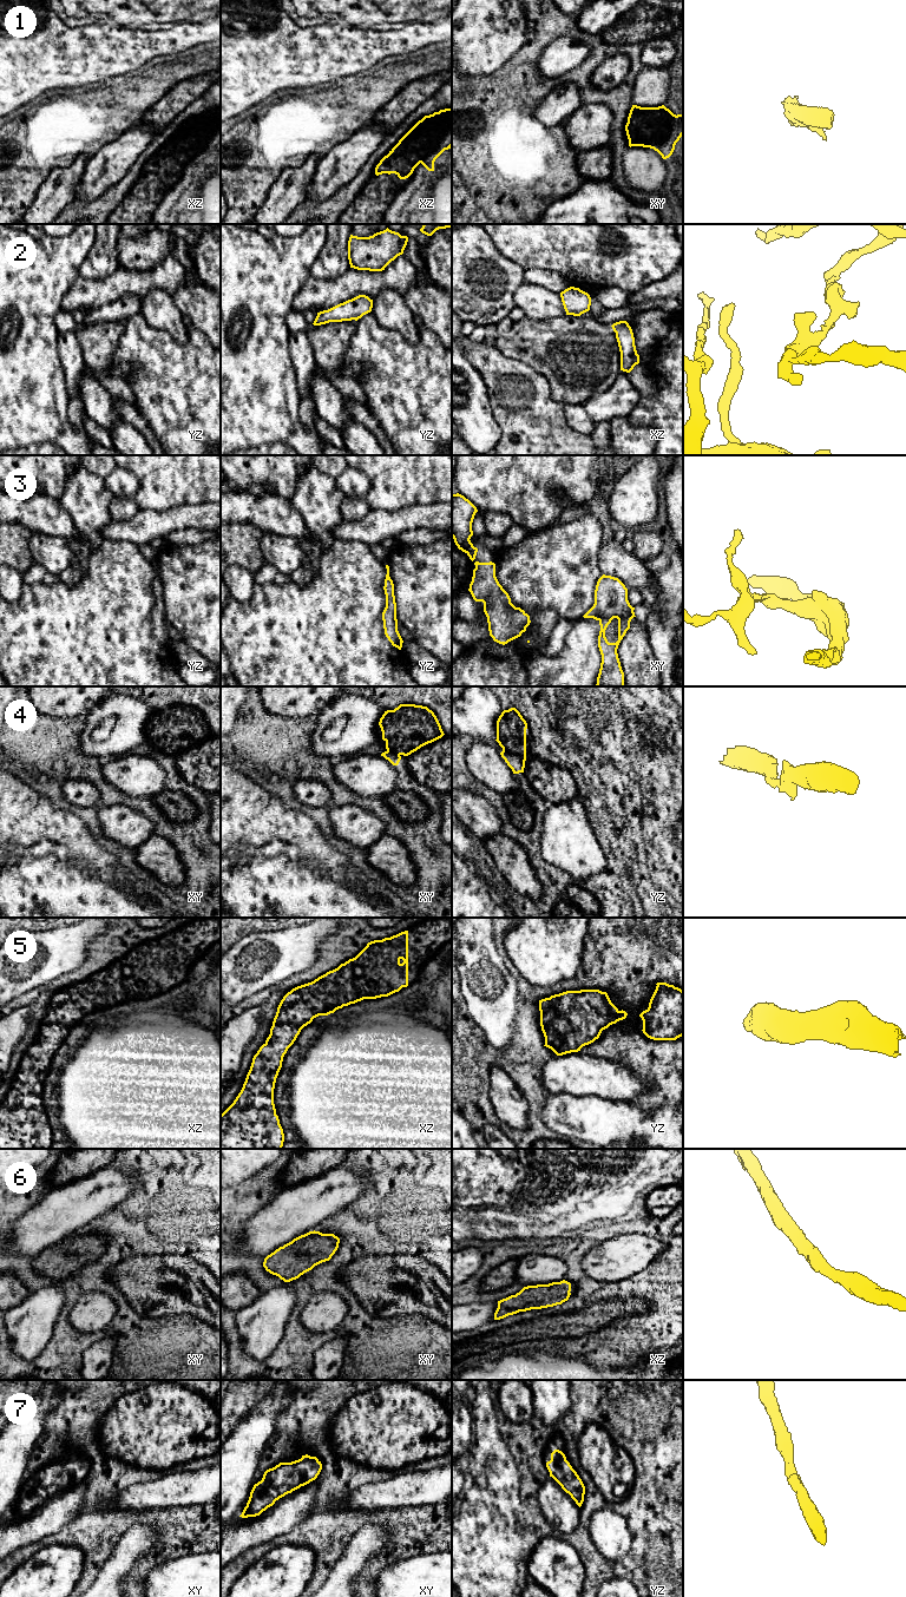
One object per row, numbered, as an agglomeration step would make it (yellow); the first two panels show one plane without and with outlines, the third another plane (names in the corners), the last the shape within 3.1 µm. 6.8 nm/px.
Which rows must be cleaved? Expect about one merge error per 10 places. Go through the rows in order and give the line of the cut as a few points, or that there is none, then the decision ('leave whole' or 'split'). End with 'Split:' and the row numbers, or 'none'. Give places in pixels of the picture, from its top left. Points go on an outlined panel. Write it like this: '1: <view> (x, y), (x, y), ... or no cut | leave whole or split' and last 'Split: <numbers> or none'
1: no cut | leave whole
2: no cut | leave whole
3: no cut | leave whole
4: no cut | leave whole
5: no cut | leave whole
6: no cut | leave whole
7: no cut | leave whole
Split: none

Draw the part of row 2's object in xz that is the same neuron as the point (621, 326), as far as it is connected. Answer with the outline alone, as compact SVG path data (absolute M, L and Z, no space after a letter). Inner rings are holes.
M626 321L616 322L611 327L621 351L621 370L630 373L639 363L632 329Z

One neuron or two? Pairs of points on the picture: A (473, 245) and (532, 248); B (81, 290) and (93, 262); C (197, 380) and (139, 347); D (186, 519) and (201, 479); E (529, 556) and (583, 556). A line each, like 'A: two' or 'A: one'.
A: two
B: two
C: one
D: two
E: one

